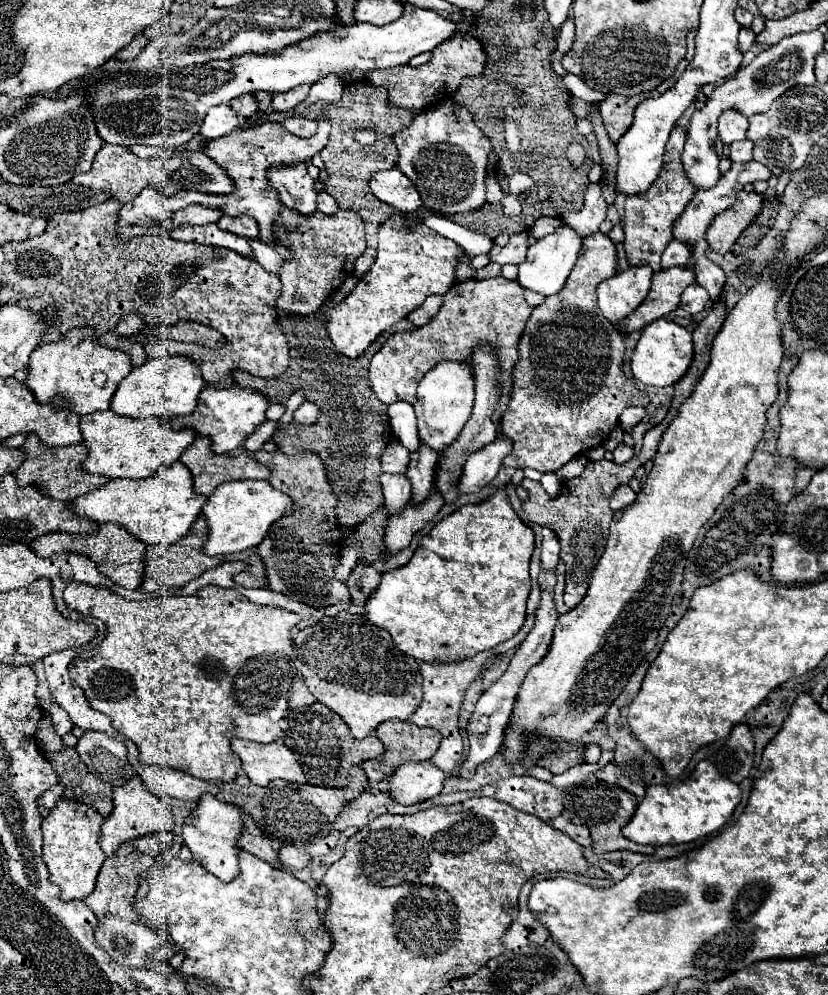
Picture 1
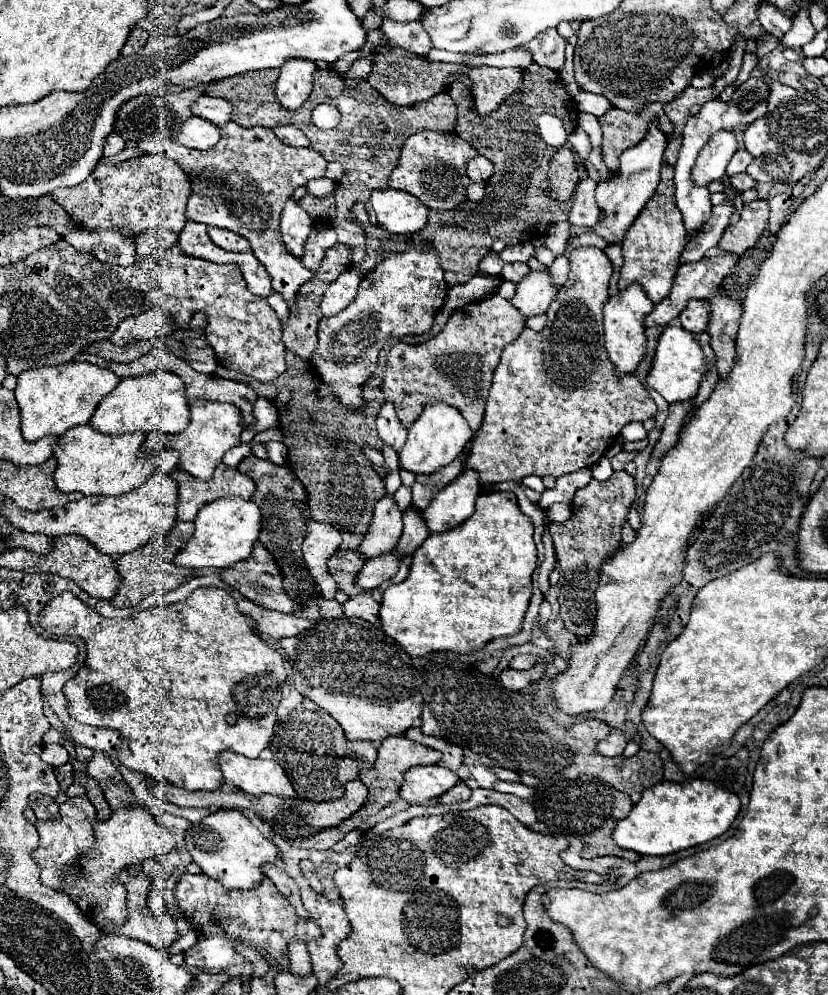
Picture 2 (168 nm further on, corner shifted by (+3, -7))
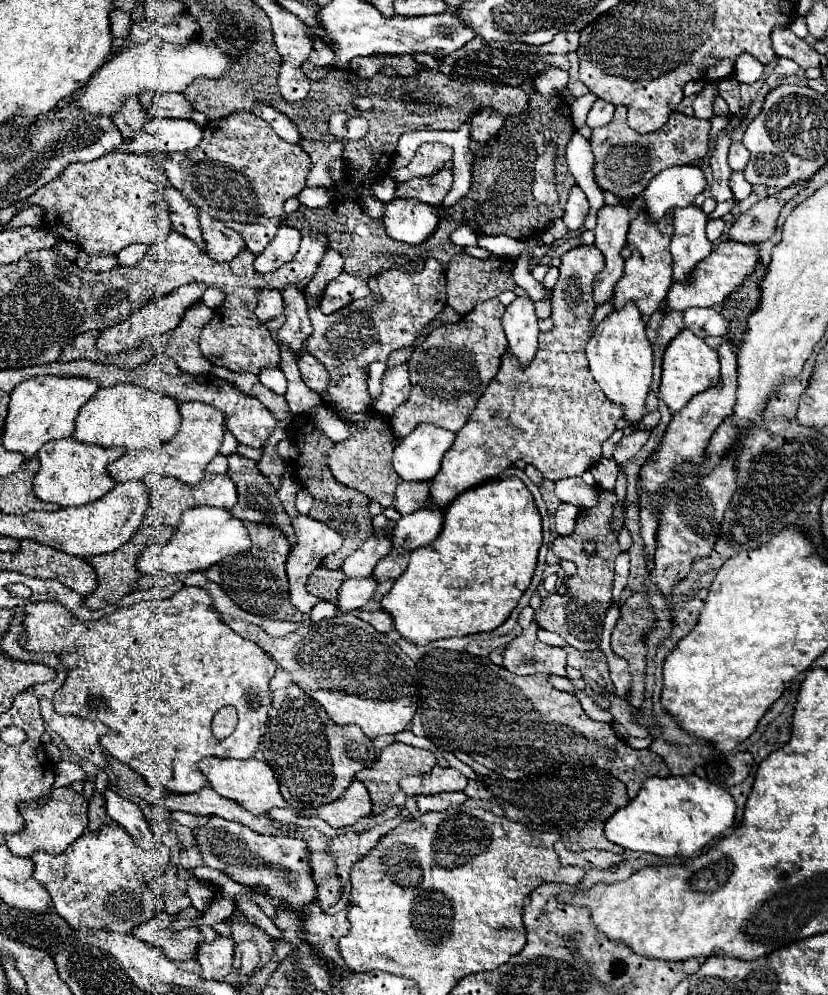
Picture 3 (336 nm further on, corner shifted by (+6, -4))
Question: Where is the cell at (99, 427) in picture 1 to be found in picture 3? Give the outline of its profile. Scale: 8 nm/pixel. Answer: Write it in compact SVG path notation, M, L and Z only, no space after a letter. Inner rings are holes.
M72 436L50 440L42 446L42 452L38 452L40 470L34 476L32 492L42 502L54 502L58 506L84 506L98 498L102 498L106 492L110 492L116 482L106 474L106 466L120 458L124 452L122 448L102 448L102 446L86 446Z

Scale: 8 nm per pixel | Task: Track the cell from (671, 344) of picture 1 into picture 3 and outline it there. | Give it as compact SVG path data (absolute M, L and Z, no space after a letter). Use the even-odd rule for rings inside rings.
M690 330L680 332L664 354L662 366L662 382L660 382L660 398L672 412L680 412L696 394L716 386L720 382L720 362L716 348L710 348L704 338L694 336Z

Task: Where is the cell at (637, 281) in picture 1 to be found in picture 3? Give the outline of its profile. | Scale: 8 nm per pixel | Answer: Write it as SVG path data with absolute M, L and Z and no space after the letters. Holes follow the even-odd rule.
M626 304L622 310L614 310L612 314L608 314L604 318L604 322L596 328L596 332L592 334L590 342L586 344L586 356L588 356L588 364L590 364L590 372L594 376L594 380L600 384L600 388L604 390L604 394L618 406L622 406L624 410L624 420L630 422L630 426L638 426L640 420L648 414L646 410L646 396L650 392L650 382L652 382L652 346L646 338L646 326L640 318L640 310L636 308L636 304Z

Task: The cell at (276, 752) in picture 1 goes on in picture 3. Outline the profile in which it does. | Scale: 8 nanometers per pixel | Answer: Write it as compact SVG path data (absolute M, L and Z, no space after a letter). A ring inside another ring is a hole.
M204 758L198 762L198 770L206 776L208 786L214 788L220 796L238 802L252 814L266 814L270 808L288 806L286 800L282 800L282 794L278 790L278 780L268 764L248 758L248 760L220 760L220 758Z

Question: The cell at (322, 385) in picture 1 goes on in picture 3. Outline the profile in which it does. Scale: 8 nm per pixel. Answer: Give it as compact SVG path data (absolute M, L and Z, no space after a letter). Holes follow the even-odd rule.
M306 422L302 428L298 428L298 432L294 428L292 440L300 448L300 458L296 460L296 474L302 482L302 486L314 496L314 506L308 516L314 520L322 520L324 524L334 528L344 538L342 548L322 560L324 568L336 570L336 568L340 568L344 558L348 558L352 552L356 552L364 544L364 540L368 540L372 536L372 520L370 520L370 512L368 512L370 500L366 496L362 496L362 492L346 488L344 484L334 480L334 476L330 474L330 468L326 464L326 452L332 446L332 440L326 438L312 422Z

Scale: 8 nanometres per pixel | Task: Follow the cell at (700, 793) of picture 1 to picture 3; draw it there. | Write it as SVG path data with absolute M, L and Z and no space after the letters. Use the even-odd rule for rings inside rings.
M694 774L650 778L626 808L620 808L606 820L604 836L626 850L648 852L662 858L692 856L732 826L734 812L734 798L724 788Z

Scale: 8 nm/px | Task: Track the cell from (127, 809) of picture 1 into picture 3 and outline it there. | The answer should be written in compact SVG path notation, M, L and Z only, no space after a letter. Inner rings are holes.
M118 824L116 826L102 826L98 832L86 832L80 836L66 852L62 854L48 854L48 852L34 852L30 860L36 866L34 878L42 884L46 884L46 890L50 890L50 896L54 900L56 912L74 928L94 928L94 930L106 930L106 932L120 932L120 934L130 934L136 926L152 920L158 914L158 908L162 904L162 898L154 896L150 886L150 880L156 876L162 876L168 868L168 848L160 846L158 850L140 850L132 842L126 830L122 830Z

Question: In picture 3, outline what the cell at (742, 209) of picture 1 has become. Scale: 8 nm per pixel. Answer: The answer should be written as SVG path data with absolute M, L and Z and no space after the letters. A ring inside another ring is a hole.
M794 182L792 186L754 204L748 212L736 218L736 222L730 228L730 240L742 242L742 244L752 244L752 242L760 244L772 238L776 232L776 220L780 210L788 200L792 200L804 188L806 188L806 182Z

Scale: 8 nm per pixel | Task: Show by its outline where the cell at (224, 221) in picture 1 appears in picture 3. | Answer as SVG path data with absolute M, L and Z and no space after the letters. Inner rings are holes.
M198 212L202 238L206 240L206 254L216 262L230 262L242 248L244 240L232 228L226 228L220 220L206 216L206 212Z

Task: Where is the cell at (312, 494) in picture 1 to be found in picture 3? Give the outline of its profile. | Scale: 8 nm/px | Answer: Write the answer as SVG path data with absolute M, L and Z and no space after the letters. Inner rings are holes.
M230 454L228 456L228 476L236 484L236 492L238 492L238 504L230 510L232 516L238 516L240 520L250 520L256 524L268 524L272 528L280 528L288 536L290 544L294 544L294 530L290 526L288 514L284 512L284 508L276 496L274 486L268 484L268 480L258 472L254 460L248 460L248 458L238 456L238 454Z

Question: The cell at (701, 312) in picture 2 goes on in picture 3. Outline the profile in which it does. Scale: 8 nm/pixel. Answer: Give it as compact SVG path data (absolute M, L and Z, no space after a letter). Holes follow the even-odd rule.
M688 308L684 312L684 322L686 322L686 328L700 338L724 336L728 332L726 318L714 308Z

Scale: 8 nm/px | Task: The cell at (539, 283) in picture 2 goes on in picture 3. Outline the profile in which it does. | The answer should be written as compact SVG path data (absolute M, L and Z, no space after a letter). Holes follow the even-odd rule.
M516 298L506 306L502 328L508 340L508 352L526 366L538 350L538 318L534 314L534 302L528 298Z

